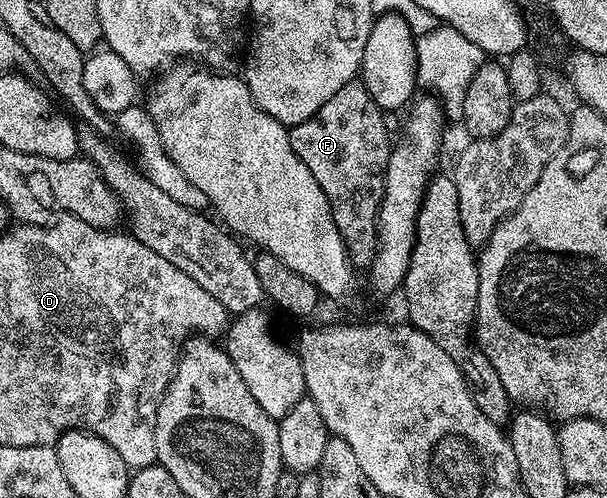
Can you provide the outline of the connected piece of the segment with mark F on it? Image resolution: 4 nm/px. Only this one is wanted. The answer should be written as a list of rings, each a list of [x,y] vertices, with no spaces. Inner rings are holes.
[[[363,82],[347,83],[310,117],[290,128],[294,153],[314,173],[314,181],[326,193],[332,206],[334,225],[344,239],[348,257],[356,269],[372,262],[378,246],[378,217],[384,196],[384,178],[392,156],[394,140],[388,136],[385,112],[370,97]]]

